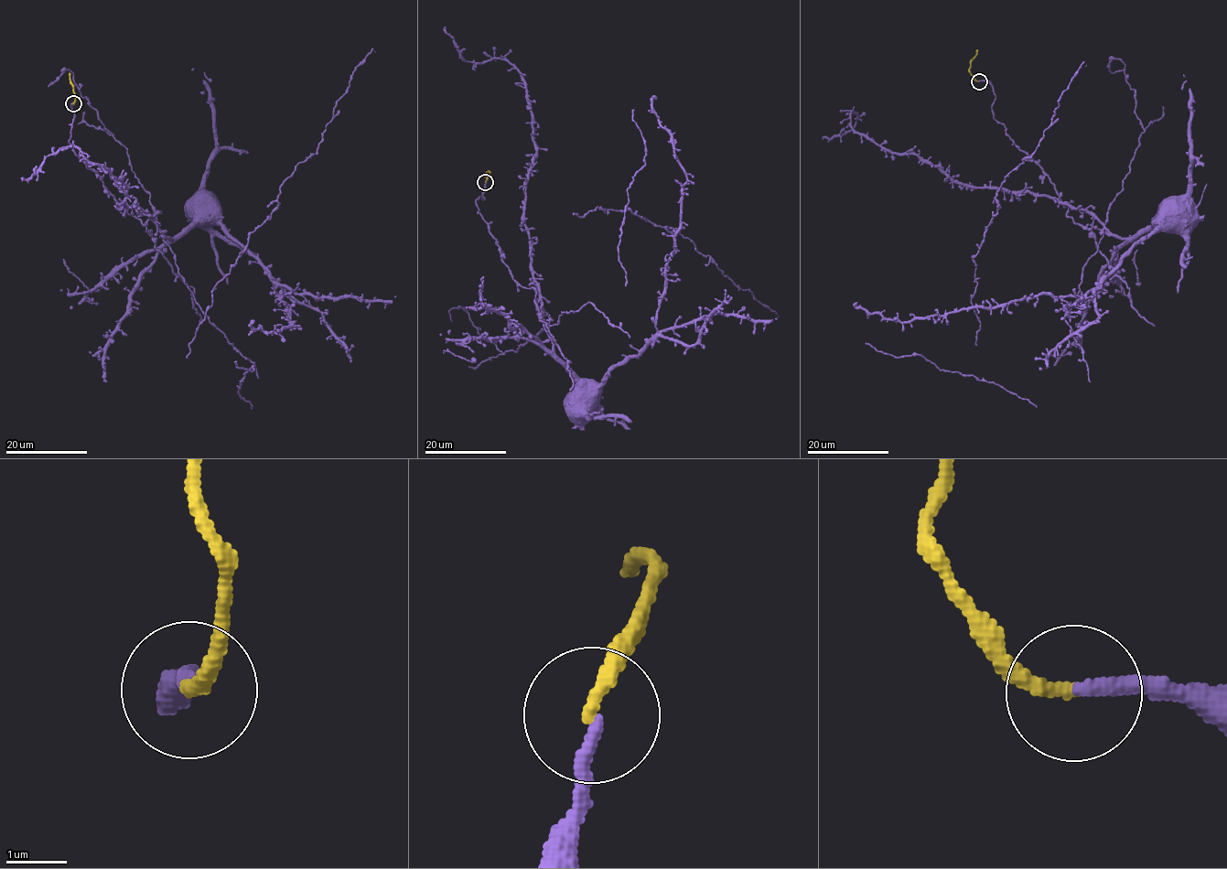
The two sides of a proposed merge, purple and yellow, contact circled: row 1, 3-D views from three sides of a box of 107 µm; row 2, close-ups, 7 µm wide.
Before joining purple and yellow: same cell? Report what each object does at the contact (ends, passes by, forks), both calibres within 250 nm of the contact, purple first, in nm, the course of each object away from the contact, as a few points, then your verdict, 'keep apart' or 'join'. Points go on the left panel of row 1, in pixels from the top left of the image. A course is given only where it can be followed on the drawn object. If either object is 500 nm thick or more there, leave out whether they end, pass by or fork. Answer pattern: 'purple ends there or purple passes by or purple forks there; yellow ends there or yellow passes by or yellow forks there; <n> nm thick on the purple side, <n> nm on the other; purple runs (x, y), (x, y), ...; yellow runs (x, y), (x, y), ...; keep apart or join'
purple ends there; yellow ends there; 220 nm thick on the purple side, 240 nm on the other; purple runs (72, 103), (68, 142), (119, 210), (136, 217), (149, 232), (155, 234), (156, 223), (171, 239), (206, 205); yellow runs (72, 103), (75, 94), (69, 73); join

